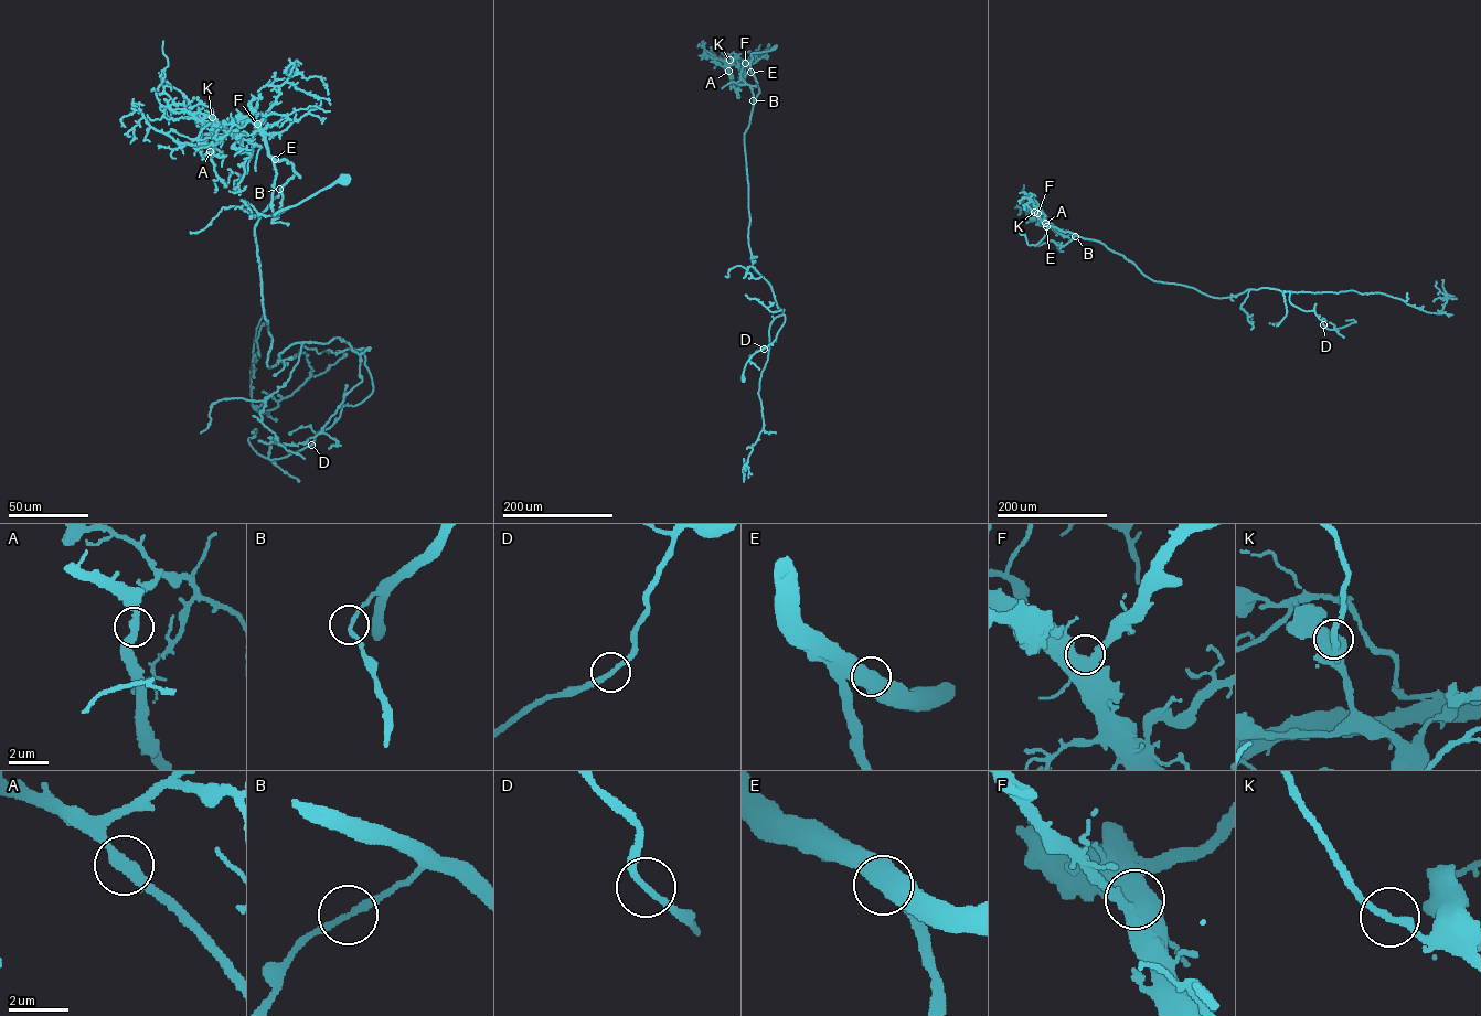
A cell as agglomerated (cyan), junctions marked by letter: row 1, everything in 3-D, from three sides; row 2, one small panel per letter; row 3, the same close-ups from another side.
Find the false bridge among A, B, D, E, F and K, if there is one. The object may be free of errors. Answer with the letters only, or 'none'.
none

